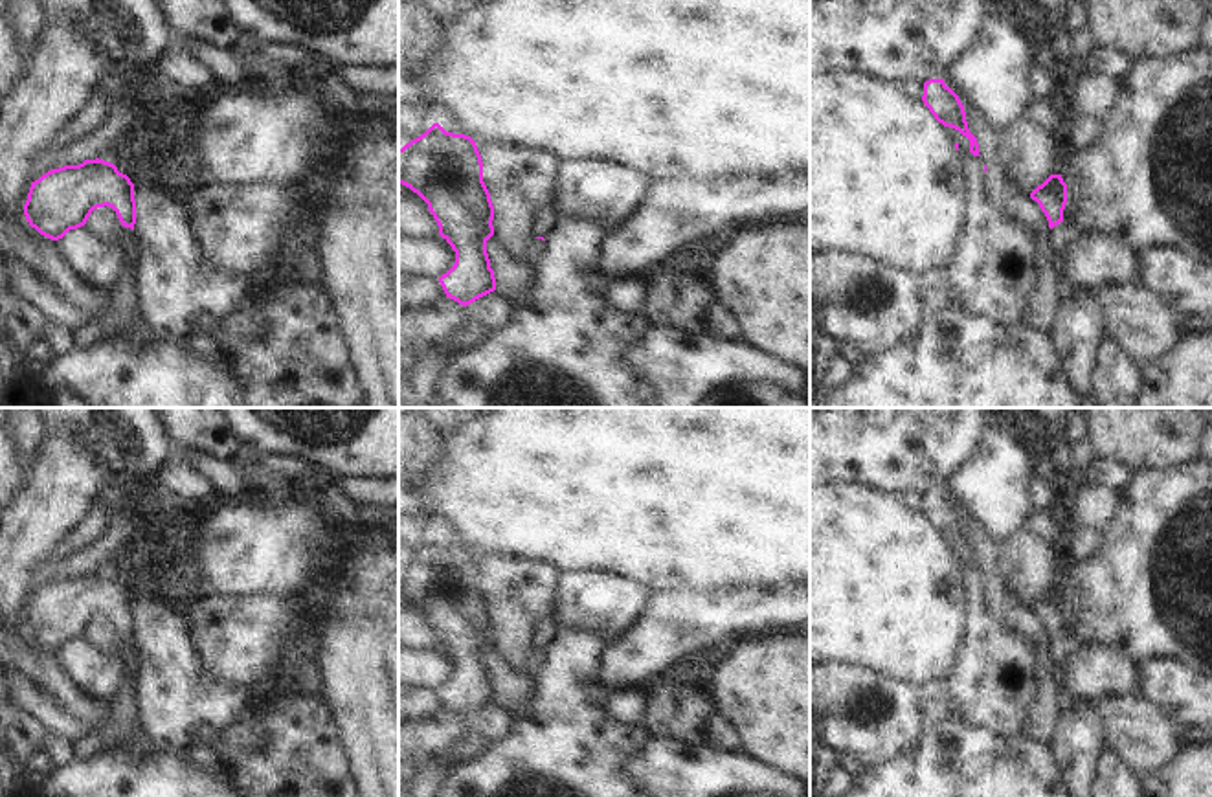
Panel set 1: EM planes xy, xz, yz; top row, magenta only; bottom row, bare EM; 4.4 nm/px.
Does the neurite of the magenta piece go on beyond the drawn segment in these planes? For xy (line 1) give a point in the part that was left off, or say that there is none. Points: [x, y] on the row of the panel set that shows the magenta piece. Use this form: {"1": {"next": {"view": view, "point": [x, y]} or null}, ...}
{"1": {"next": {"view": "xy", "point": [131, 250]}}}

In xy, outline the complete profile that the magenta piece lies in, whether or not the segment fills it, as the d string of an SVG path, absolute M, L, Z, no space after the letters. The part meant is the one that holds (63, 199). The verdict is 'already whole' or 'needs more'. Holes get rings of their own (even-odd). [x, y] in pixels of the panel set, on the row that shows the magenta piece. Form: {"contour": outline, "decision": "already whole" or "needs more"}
{"contour": "M95 158L48 171L31 182L24 215L40 235L59 241L105 206L112 208L121 222L118 242L136 279L140 246L132 242L138 217L134 184L114 163Z", "decision": "needs more"}

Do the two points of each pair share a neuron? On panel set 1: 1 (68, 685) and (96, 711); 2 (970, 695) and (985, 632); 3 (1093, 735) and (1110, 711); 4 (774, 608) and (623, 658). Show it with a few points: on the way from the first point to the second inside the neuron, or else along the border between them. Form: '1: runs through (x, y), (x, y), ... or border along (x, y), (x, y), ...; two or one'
1: runs through (72, 693), (89, 709); one
2: runs through (985, 680), (985, 647); one
3: border along (1095, 702), (1108, 740); two
4: runs through (737, 612), (682, 621), (660, 638); one

